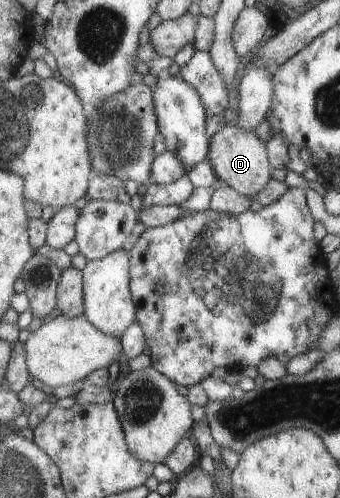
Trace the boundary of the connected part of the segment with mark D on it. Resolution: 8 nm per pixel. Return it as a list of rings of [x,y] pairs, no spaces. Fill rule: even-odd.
[[[234,123],[222,126],[214,135],[209,136],[207,158],[214,170],[216,179],[220,179],[240,195],[256,195],[268,183],[268,157],[264,145],[254,137],[254,131],[247,132]]]

